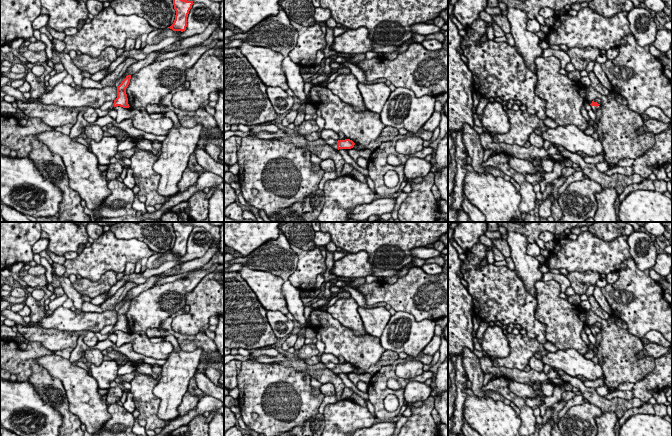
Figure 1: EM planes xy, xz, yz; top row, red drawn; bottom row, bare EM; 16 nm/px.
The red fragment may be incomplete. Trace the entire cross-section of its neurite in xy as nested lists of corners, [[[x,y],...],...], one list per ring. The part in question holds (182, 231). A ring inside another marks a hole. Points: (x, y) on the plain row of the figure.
[[[172,222],[172,224],[176,239],[173,248],[168,252],[173,255],[183,256],[186,254],[187,241],[194,227],[193,225],[182,224],[181,222]]]

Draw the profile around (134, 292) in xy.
[[[158,275],[152,276],[148,278],[145,283],[139,284],[136,287],[129,290],[123,301],[115,305],[115,311],[117,312],[121,308],[121,306],[126,302],[127,299],[132,300],[133,298],[137,297],[140,293],[152,288],[159,281],[160,278],[164,277],[160,277]]]

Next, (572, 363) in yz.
[[[575,349],[558,350],[554,353],[548,351],[543,353],[541,360],[544,364],[560,369],[572,377],[582,376],[588,381],[601,378],[605,385],[607,383],[606,379],[603,378],[604,373],[601,365],[586,359]]]

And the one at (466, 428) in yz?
[[[463,418],[463,426],[462,426],[462,432],[465,436],[481,436],[476,430],[474,430]]]

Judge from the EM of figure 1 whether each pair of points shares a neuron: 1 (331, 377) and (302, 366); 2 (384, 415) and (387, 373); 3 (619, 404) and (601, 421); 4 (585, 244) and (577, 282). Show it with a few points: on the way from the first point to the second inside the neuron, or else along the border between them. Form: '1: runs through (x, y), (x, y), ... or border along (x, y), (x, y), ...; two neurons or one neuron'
1: runs through (324, 375), (319, 371), (309, 369); one neuron
2: runs through (379, 405), (379, 383); one neuron
3: border along (602, 410), (612, 412), (617, 419); two neurons
4: border along (568, 272), (591, 270), (600, 273); two neurons

